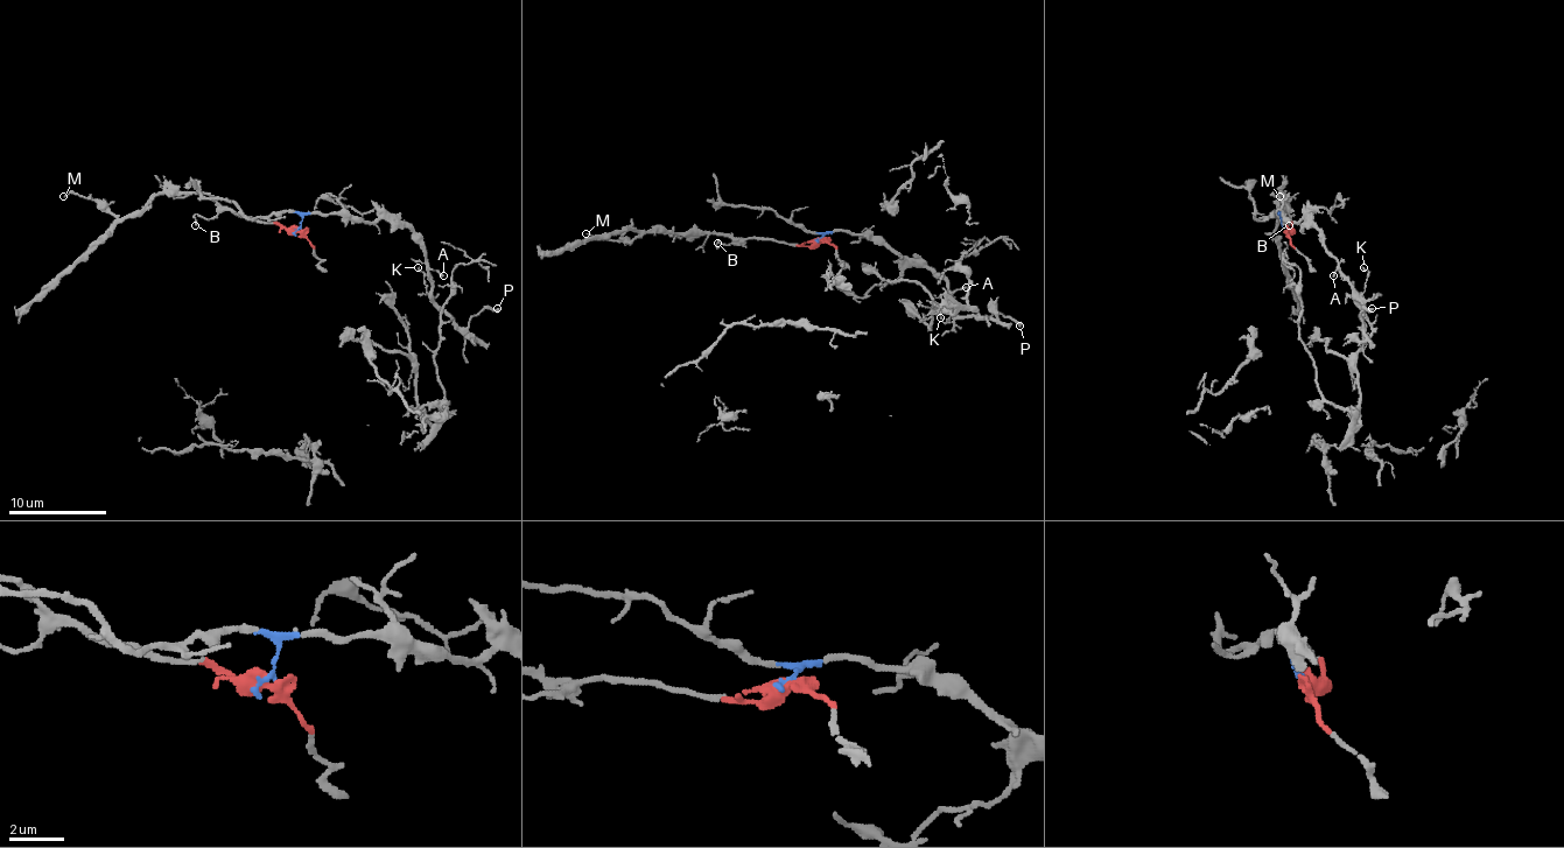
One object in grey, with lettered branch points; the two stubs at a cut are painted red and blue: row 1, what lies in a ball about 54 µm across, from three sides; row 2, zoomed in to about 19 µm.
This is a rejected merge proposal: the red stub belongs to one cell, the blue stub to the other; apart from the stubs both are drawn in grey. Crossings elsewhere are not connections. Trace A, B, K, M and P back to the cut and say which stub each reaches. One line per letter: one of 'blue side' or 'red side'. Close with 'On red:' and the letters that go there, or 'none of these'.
A: blue side
B: red side
K: blue side
M: red side
P: blue side
On red: B, M

